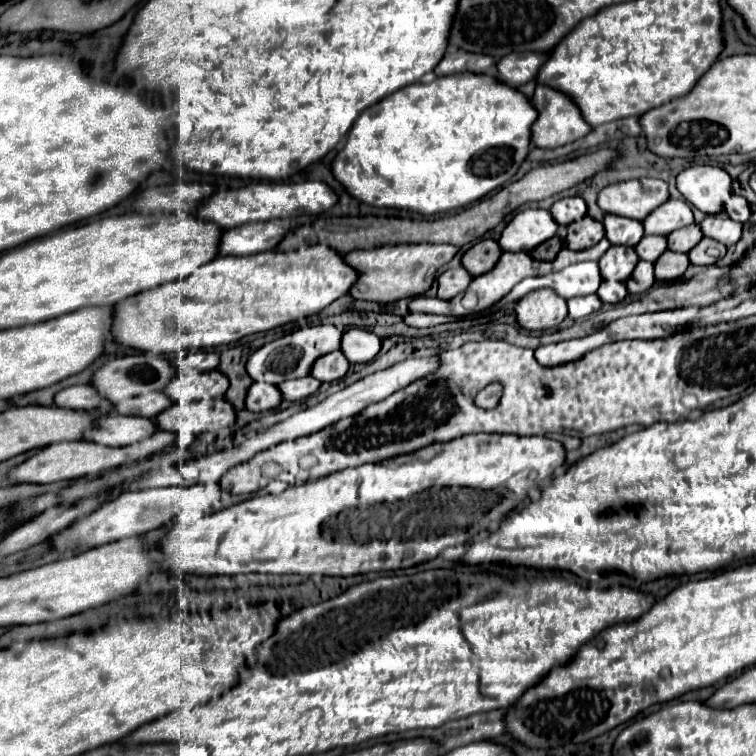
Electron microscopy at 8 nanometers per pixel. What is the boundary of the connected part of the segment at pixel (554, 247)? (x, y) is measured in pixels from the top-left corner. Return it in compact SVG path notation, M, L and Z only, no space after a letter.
M554 236L554 238L542 242L540 246L536 246L534 250L530 250L530 256L536 258L536 260L546 260L546 262L550 262L550 260L556 258L556 254L558 254L560 250L562 250L562 240L560 240L558 236Z

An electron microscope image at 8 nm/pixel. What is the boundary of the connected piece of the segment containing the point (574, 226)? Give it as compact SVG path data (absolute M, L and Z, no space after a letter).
M584 216L582 220L576 220L568 224L568 236L566 236L566 248L570 250L586 250L598 244L604 238L604 226L602 222L592 220L590 216Z

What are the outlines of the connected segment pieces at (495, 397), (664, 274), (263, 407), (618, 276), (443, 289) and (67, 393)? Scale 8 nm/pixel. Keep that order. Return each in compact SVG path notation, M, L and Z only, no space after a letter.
M490 384L477 394L474 401L478 407L492 409L498 404L500 396L502 396L502 390L498 388L498 384Z
M666 250L656 262L654 262L654 268L656 268L656 280L674 280L678 276L682 276L688 268L690 260L686 254L676 254L676 252L670 252Z
M254 382L246 396L246 408L252 412L268 412L278 408L282 402L282 392L274 384Z
M612 246L600 258L600 274L604 280L626 282L628 276L634 272L636 264L638 264L638 254L634 252L634 248Z
M464 268L446 270L446 272L442 272L440 278L438 278L438 298L450 300L450 298L454 298L456 294L464 292L470 282L472 282L472 276L470 276Z
M80 384L60 390L54 396L54 402L60 408L98 408L104 396L92 384Z

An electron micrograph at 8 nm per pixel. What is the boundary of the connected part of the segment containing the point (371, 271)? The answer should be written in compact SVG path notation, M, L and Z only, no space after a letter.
M394 244L394 246L380 246L380 248L370 248L370 250L354 250L344 256L344 260L364 272L360 276L358 284L350 288L350 294L358 300L370 300L370 302L396 302L402 298L410 296L420 296L424 294L442 264L448 264L460 248L452 244Z

